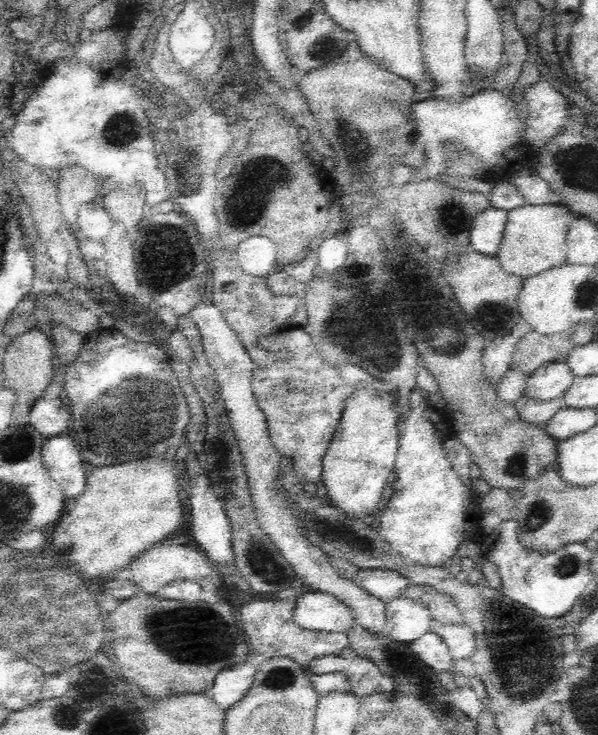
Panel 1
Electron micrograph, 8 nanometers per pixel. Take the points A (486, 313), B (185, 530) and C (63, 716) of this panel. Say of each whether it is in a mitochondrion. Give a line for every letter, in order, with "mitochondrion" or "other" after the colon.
A: mitochondrion
B: other
C: mitochondrion

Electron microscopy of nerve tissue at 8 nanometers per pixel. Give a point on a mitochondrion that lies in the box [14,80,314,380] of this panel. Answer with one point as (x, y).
(166, 259)

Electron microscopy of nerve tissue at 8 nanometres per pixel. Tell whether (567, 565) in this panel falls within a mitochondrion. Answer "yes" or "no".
yes

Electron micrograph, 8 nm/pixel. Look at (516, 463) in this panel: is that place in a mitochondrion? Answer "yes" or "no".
yes

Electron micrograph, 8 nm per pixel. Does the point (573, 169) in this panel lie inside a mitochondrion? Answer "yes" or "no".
yes

